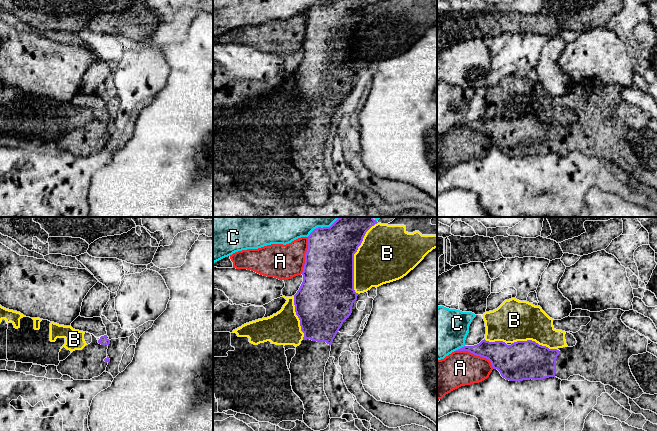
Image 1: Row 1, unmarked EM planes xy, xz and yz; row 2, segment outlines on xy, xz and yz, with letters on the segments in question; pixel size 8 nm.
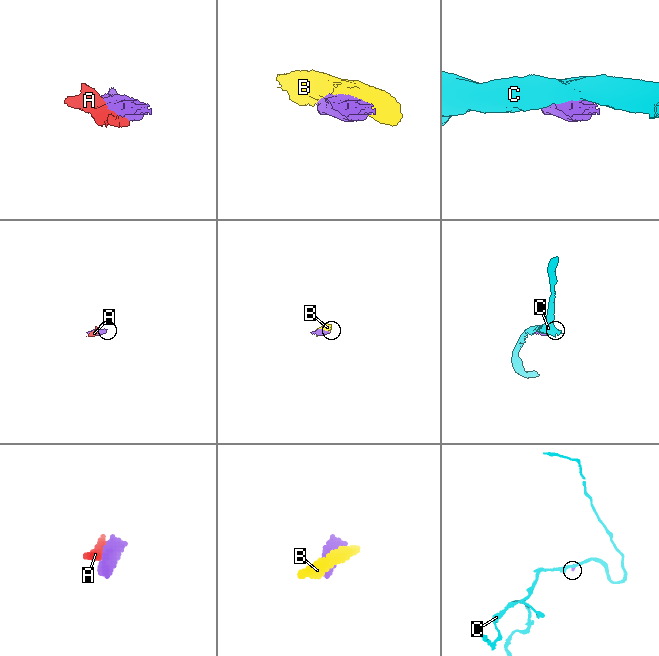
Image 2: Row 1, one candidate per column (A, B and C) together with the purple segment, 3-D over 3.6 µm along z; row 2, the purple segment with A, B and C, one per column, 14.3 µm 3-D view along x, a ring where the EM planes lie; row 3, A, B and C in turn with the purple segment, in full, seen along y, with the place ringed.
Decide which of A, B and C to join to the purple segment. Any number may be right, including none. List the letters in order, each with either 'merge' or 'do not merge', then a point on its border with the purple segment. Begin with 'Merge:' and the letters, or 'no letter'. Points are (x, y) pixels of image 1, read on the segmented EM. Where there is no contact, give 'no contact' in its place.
Merge: no letter
A: do not merge; contact yz (476, 355)
B: do not merge; contact xz (353, 257)
C: do not merge; contact yz (460, 348)

